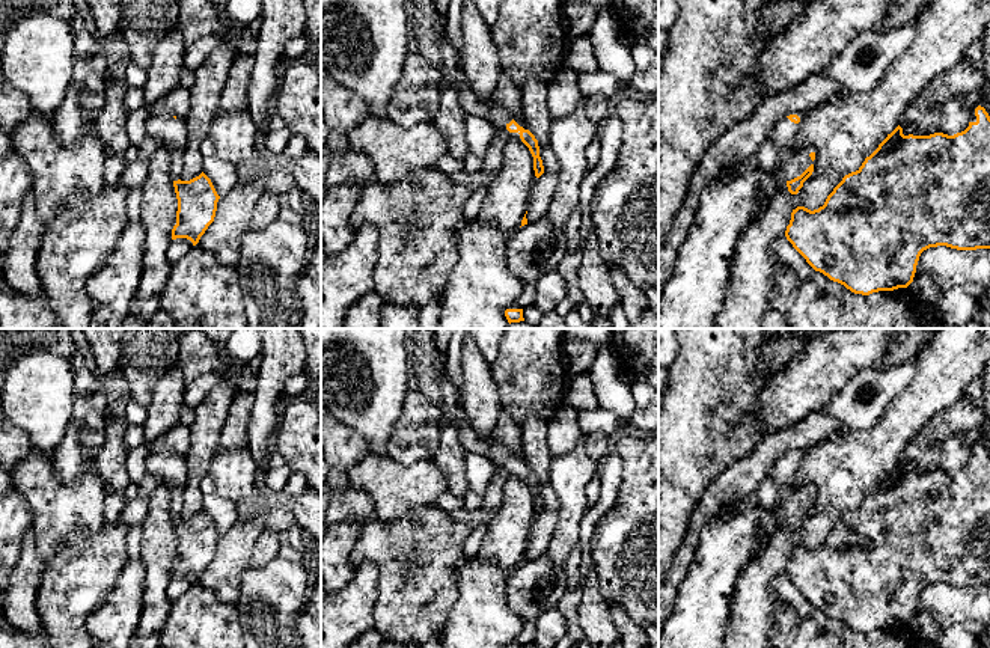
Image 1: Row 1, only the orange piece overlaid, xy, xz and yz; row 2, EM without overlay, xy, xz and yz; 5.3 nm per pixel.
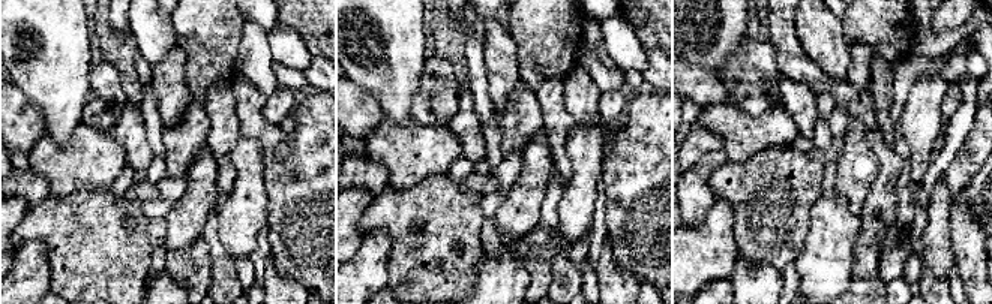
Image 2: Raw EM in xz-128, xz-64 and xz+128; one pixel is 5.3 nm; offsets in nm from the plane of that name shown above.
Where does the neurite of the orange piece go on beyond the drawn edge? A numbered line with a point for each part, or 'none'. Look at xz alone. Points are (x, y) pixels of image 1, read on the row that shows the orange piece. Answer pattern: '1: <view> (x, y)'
1: xz (452, 76)

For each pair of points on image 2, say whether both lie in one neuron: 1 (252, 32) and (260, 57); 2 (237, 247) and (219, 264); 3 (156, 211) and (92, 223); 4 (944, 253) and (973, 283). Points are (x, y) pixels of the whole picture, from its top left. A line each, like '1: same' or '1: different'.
1: same
2: different
3: different
4: different

